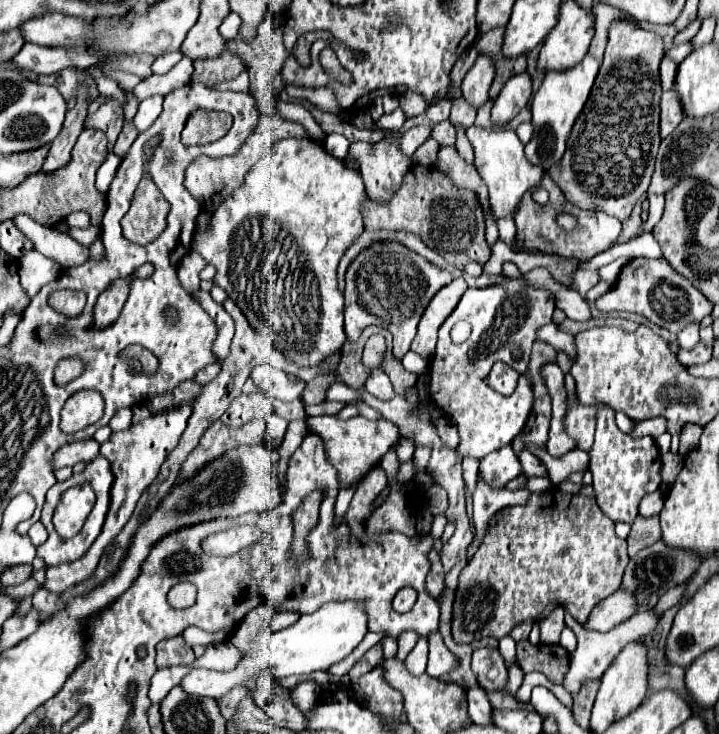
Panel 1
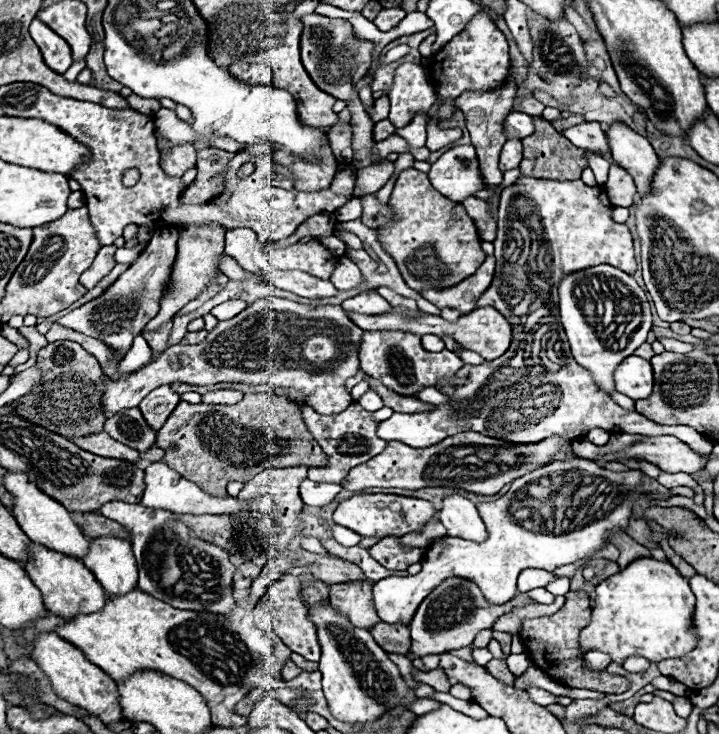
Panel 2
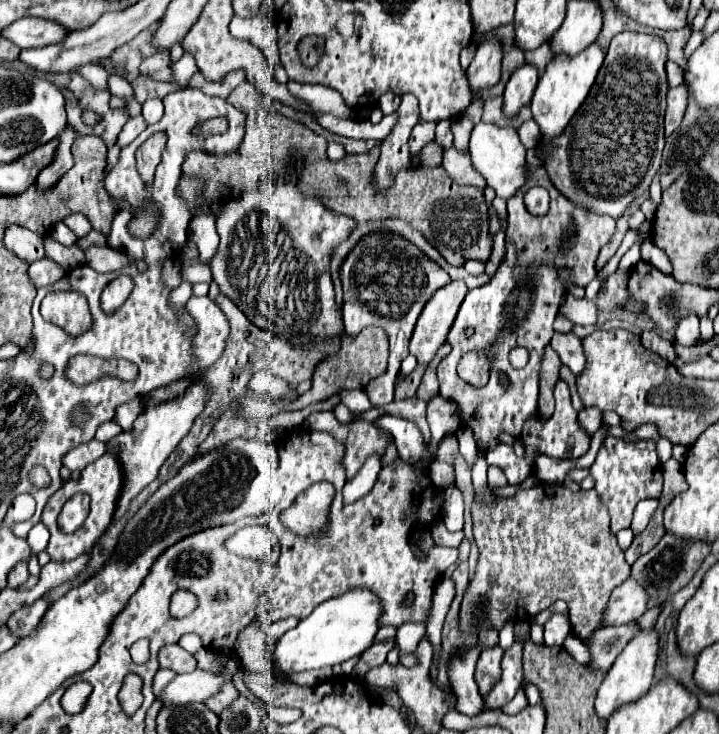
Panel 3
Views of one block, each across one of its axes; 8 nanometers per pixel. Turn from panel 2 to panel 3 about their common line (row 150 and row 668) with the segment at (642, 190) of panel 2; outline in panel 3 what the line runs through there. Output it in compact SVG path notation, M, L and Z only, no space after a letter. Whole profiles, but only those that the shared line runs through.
M650 628L650 630L644 630L644 632L636 634L636 638L632 638L632 642L628 642L628 646L616 658L616 662L608 670L604 682L598 690L598 696L596 696L598 716L600 718L610 718L612 710L616 710L620 704L628 704L628 702L634 702L640 696L644 696L650 690L652 682L654 682L656 660L658 660L658 632L654 628Z

